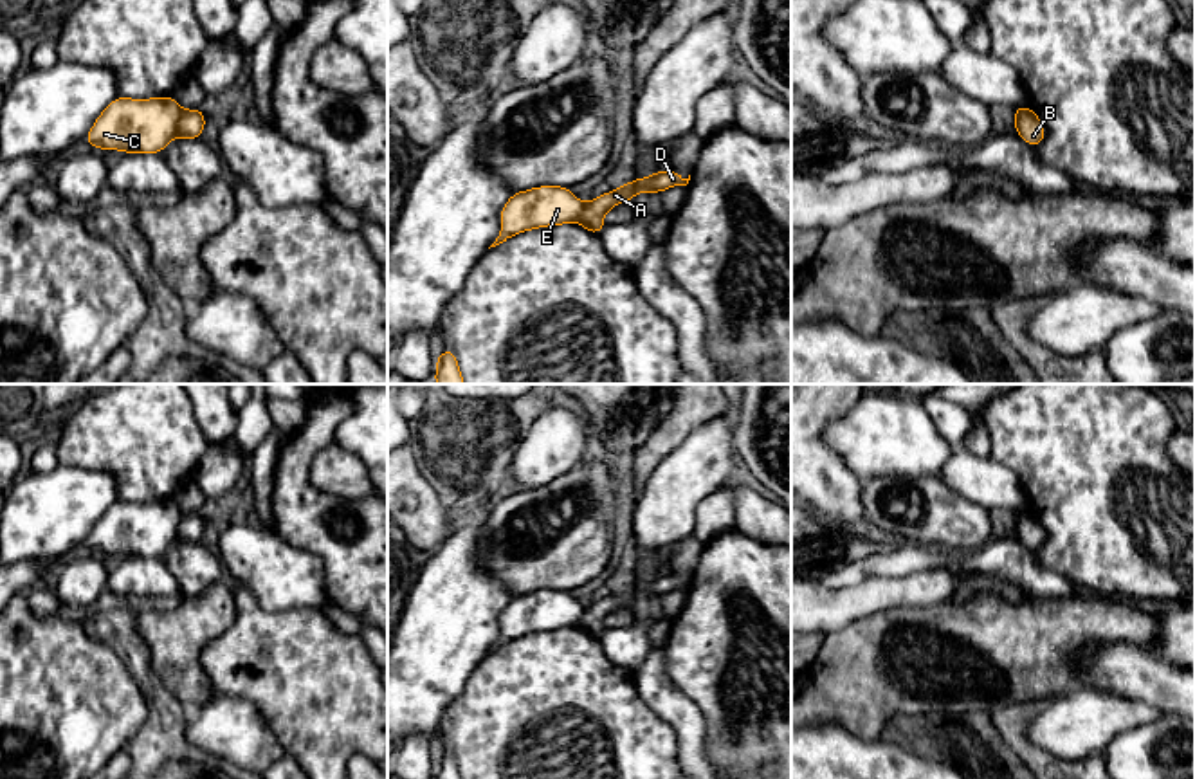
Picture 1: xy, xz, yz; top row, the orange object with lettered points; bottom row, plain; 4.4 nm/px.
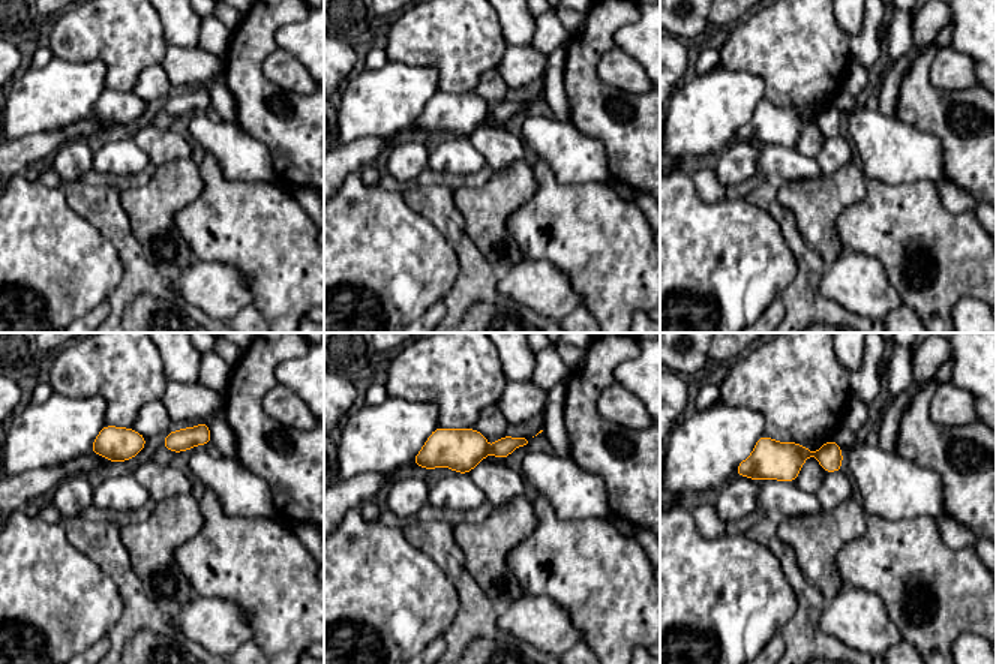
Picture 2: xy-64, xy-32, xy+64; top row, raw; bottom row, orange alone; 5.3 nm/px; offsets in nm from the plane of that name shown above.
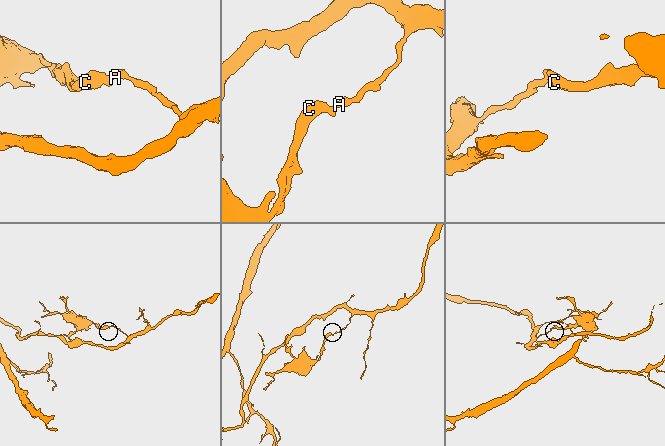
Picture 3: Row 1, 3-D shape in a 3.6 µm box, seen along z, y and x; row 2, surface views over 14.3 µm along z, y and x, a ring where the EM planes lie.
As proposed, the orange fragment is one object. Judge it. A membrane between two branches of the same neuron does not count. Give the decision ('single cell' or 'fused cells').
fused cells

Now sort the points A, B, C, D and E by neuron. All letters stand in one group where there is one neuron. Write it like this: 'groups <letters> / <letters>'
groups A B D / C E

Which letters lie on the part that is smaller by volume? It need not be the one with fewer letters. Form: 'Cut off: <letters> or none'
Cut off: C, E

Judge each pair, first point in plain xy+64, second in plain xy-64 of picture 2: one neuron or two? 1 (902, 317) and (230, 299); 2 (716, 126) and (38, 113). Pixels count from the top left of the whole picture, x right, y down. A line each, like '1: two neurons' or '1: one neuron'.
1: two neurons
2: one neuron

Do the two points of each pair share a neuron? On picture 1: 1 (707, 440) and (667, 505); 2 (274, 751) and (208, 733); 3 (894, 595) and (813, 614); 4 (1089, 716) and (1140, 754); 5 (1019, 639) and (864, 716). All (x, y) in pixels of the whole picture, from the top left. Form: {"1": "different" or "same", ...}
{"1": "same", "2": "same", "3": "same", "4": "different", "5": "same"}

